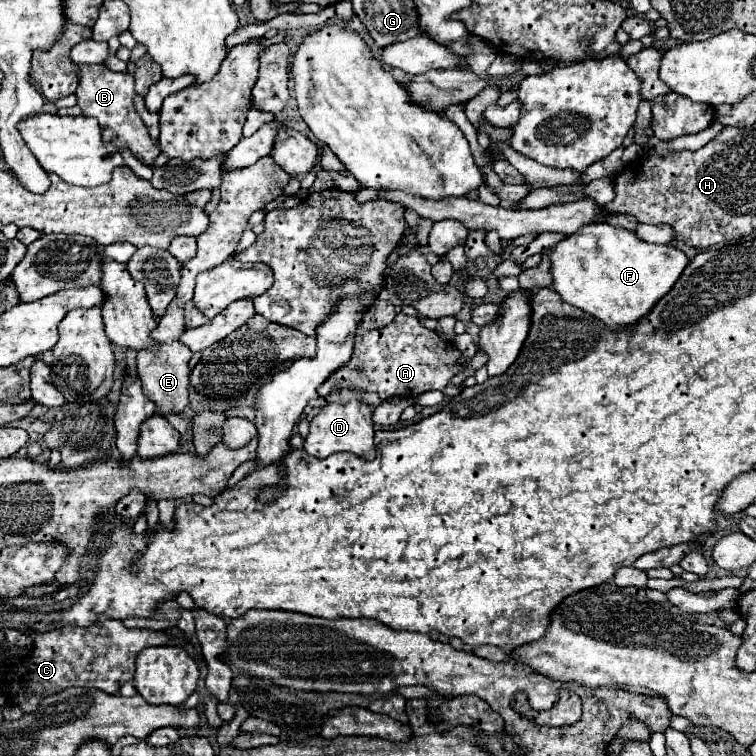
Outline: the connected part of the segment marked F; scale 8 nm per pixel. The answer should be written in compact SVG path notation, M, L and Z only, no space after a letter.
M589 224L561 240L551 250L553 286L559 296L599 318L609 330L629 330L671 290L689 258L673 246L659 246L637 240L623 228Z

